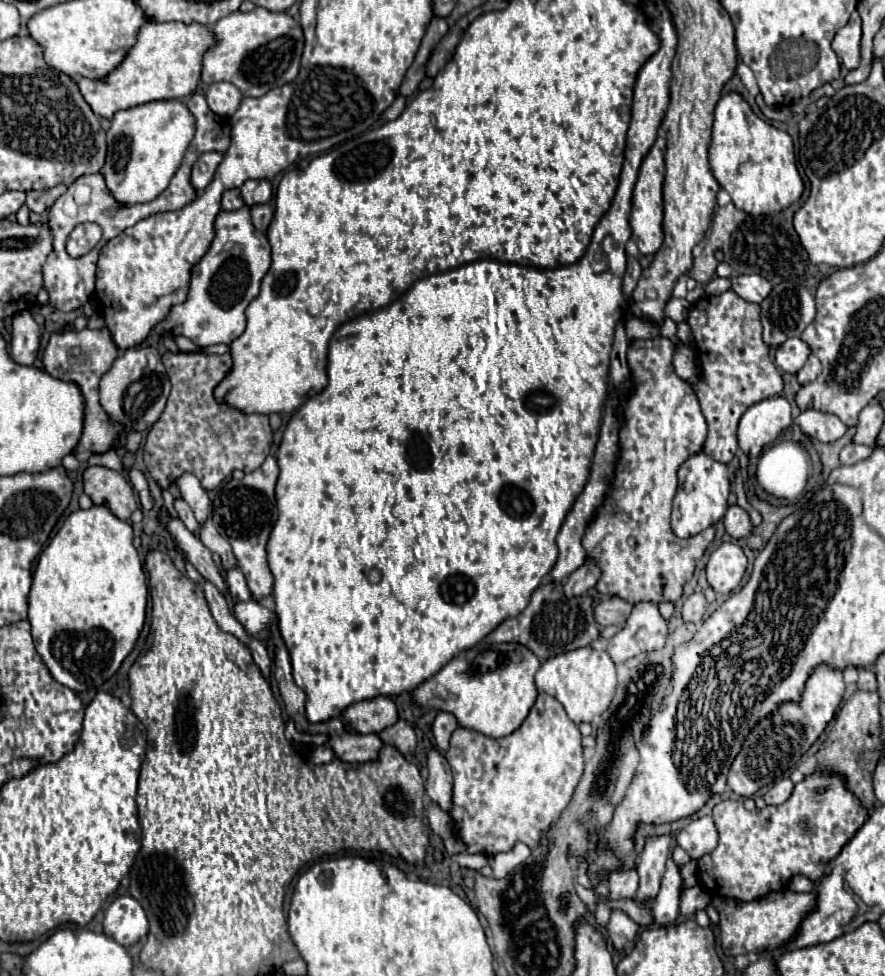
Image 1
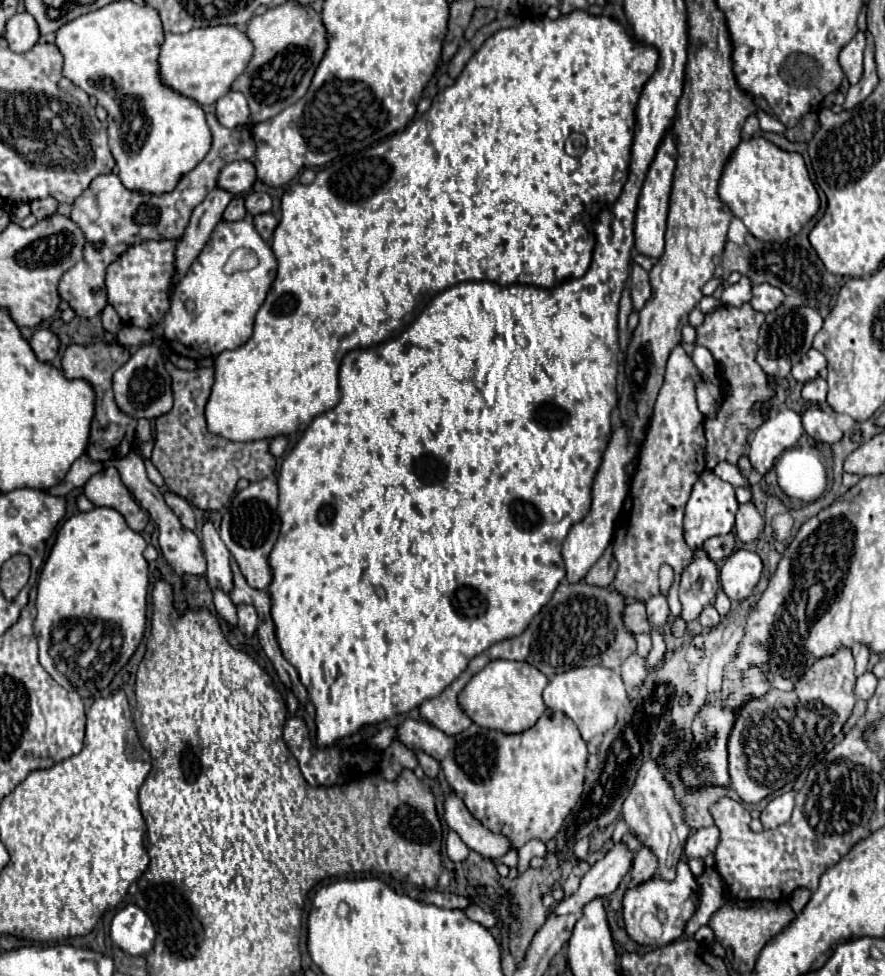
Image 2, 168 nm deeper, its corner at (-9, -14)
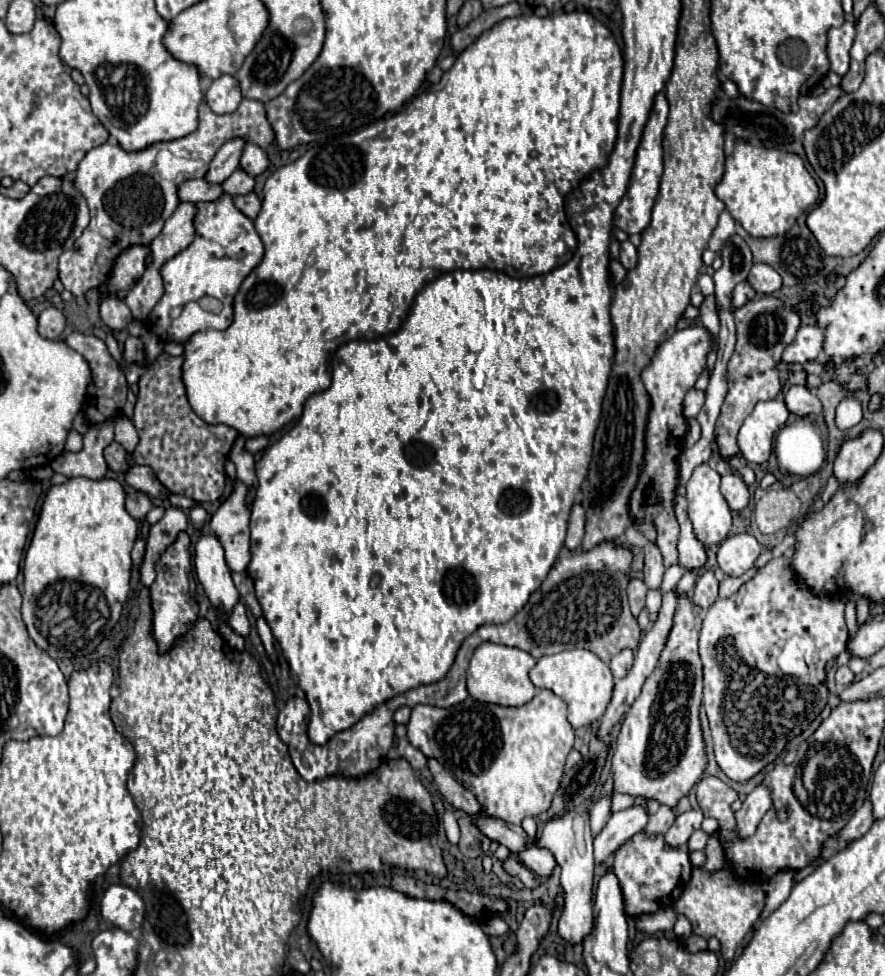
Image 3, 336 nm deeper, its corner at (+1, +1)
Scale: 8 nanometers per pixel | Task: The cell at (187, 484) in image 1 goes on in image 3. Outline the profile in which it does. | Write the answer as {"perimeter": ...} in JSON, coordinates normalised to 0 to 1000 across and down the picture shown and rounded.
{"perimeter":[[[229,546],[220,558],[220,587],[238,620],[259,630],[270,616],[270,608],[254,577],[252,558],[241,546]]]}

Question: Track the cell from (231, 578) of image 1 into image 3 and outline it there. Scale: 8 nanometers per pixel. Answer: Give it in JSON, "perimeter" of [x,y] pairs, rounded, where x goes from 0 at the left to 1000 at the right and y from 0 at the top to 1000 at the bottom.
{"perimeter":[[[270,616],[266,620],[266,624],[261,626],[261,632],[259,632],[259,640],[263,642],[266,649],[279,653],[281,651],[281,634],[279,634],[279,626],[277,626],[277,620]]]}

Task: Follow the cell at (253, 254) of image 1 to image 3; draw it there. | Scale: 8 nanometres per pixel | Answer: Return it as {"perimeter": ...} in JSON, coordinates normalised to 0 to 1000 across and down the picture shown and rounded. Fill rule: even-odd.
{"perimeter":[[[252,198],[245,206],[223,208],[220,237],[220,247],[209,257],[191,265],[182,276],[186,300],[168,327],[168,337],[182,348],[208,352],[227,337],[256,337],[263,331],[263,306],[275,286],[295,269],[299,259],[286,226],[281,226],[281,222],[263,210],[263,202],[256,198]],[[229,302],[247,306],[252,310],[250,321],[229,319],[223,310]]]}

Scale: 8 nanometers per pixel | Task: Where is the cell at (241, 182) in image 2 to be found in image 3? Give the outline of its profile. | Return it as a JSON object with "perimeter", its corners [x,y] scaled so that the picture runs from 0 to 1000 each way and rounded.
{"perimeter":[[[279,147],[277,153],[275,153],[275,159],[272,159],[272,173],[279,175],[281,179],[290,181],[290,179],[297,177],[297,173],[302,169],[304,169],[304,165],[302,165],[299,155],[295,151],[290,151],[290,149]]]}

